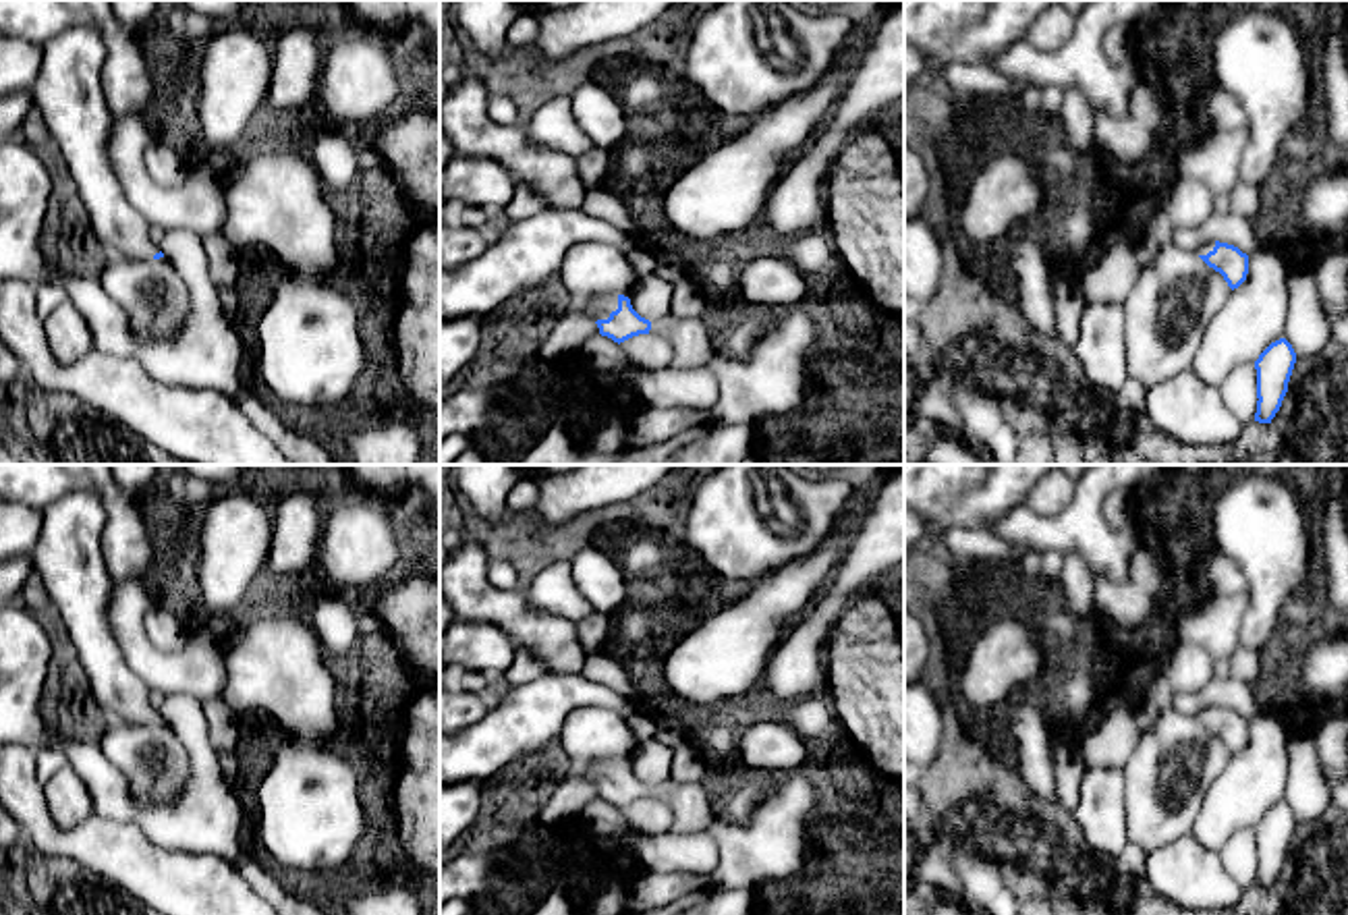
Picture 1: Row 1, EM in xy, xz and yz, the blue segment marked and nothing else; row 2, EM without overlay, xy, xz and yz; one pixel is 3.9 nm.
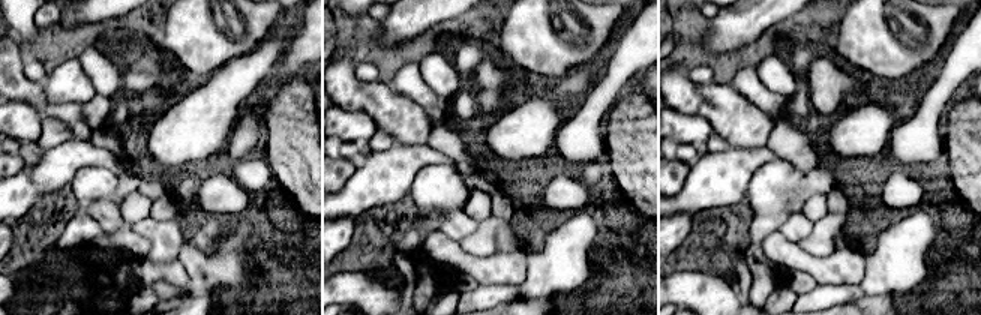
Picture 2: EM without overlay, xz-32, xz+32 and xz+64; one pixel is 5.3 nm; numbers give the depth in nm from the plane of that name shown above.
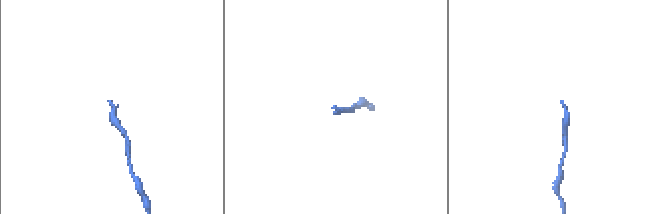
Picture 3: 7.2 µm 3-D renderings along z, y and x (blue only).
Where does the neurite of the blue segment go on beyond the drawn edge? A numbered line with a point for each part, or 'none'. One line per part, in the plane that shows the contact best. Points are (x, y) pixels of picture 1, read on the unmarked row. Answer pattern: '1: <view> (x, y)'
1: xz (600, 772)

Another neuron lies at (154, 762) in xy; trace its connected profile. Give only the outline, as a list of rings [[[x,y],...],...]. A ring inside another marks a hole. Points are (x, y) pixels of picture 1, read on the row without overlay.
[[[106,714],[100,741],[108,761],[122,772],[141,807],[160,807],[180,795],[189,757],[168,722],[137,724]]]

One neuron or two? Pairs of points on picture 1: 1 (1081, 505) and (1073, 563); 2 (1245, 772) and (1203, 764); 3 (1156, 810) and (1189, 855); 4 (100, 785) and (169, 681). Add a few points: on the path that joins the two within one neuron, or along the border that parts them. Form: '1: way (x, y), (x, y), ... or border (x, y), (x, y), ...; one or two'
1: border (1064, 552), (1075, 552), (1093, 575); two
2: border (1232, 756), (1208, 789), (1199, 810); two
3: border (1191, 833), (1156, 847), (1147, 855); two
4: border (164, 696), (189, 694), (200, 702); two

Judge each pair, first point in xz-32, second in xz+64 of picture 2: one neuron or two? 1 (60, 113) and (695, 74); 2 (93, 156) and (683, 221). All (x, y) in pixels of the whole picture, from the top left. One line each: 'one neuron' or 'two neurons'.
1: two neurons
2: two neurons

